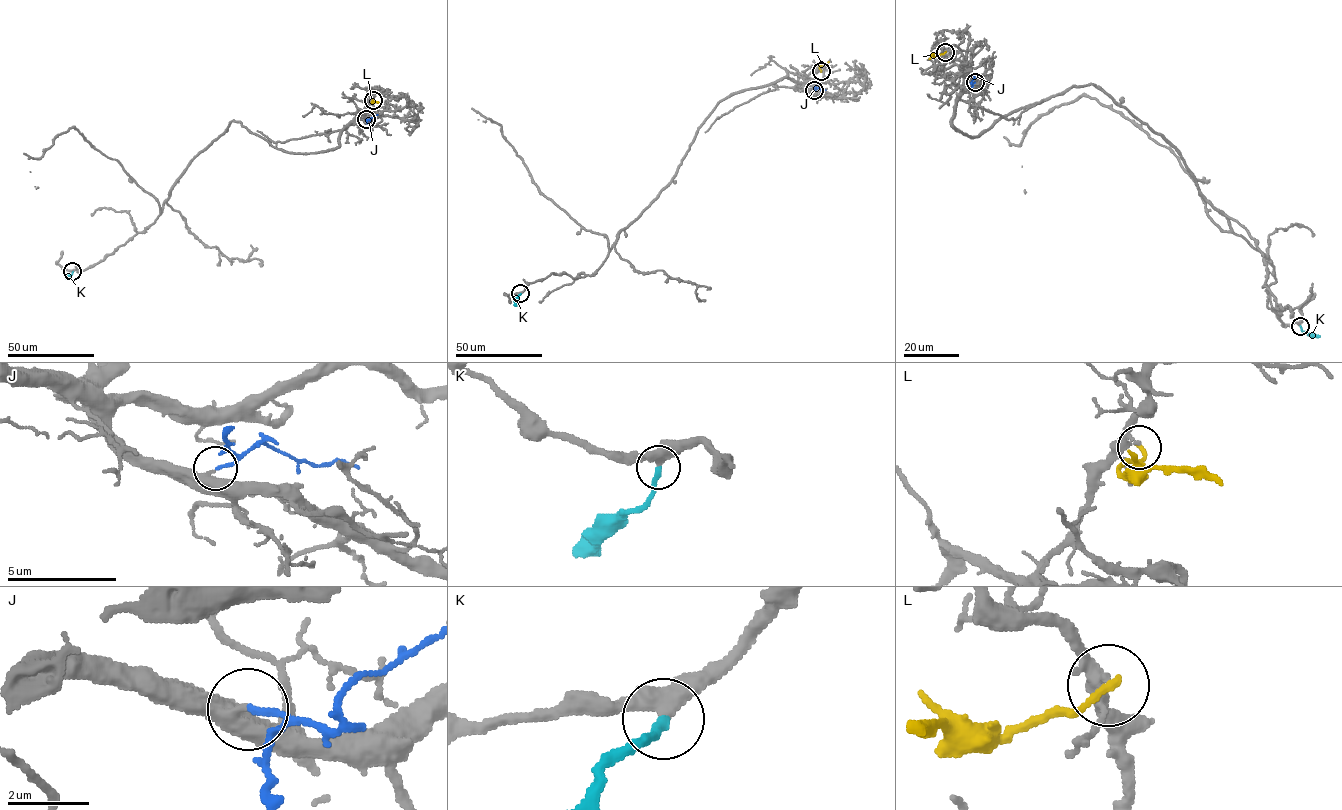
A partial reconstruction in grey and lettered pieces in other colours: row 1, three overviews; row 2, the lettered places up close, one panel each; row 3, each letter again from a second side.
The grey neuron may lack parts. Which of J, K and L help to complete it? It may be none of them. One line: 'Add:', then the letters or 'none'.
Add: J, K

